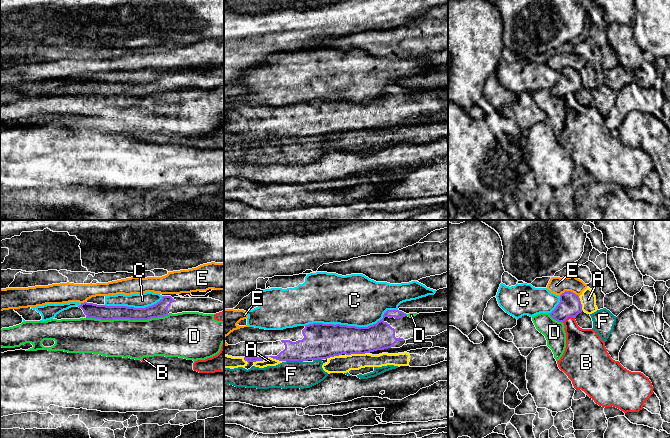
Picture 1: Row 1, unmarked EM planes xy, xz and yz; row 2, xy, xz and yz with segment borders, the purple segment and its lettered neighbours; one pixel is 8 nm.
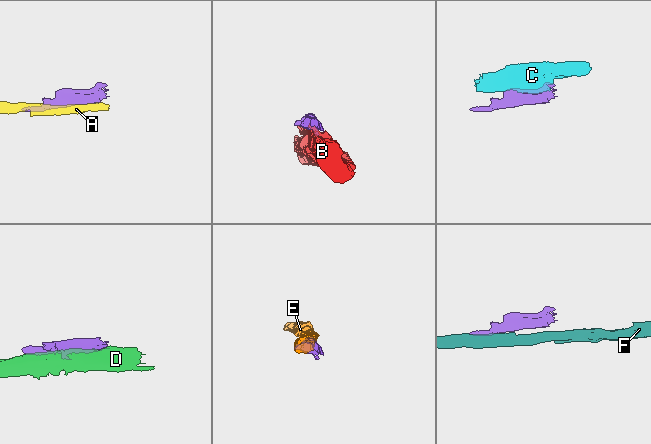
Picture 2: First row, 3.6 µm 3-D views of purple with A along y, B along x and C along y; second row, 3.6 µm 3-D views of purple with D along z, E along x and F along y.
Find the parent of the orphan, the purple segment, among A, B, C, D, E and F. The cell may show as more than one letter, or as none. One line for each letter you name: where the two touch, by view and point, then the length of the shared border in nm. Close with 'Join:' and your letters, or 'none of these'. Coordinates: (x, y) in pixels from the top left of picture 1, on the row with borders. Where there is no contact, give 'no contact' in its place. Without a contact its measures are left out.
Join: none of these

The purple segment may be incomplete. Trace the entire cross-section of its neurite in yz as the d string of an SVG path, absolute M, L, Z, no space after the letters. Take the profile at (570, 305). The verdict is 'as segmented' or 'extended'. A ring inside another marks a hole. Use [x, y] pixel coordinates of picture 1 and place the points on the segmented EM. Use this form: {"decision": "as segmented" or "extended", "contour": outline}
{"decision": "as segmented", "contour": "M565 291L560 295L560 302L550 313L550 316L554 320L563 323L568 317L576 318L582 311L579 296L571 291Z"}

